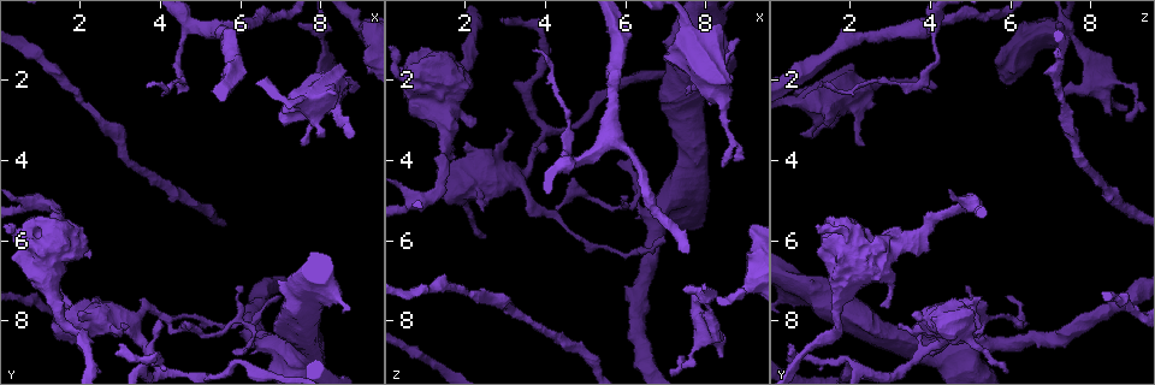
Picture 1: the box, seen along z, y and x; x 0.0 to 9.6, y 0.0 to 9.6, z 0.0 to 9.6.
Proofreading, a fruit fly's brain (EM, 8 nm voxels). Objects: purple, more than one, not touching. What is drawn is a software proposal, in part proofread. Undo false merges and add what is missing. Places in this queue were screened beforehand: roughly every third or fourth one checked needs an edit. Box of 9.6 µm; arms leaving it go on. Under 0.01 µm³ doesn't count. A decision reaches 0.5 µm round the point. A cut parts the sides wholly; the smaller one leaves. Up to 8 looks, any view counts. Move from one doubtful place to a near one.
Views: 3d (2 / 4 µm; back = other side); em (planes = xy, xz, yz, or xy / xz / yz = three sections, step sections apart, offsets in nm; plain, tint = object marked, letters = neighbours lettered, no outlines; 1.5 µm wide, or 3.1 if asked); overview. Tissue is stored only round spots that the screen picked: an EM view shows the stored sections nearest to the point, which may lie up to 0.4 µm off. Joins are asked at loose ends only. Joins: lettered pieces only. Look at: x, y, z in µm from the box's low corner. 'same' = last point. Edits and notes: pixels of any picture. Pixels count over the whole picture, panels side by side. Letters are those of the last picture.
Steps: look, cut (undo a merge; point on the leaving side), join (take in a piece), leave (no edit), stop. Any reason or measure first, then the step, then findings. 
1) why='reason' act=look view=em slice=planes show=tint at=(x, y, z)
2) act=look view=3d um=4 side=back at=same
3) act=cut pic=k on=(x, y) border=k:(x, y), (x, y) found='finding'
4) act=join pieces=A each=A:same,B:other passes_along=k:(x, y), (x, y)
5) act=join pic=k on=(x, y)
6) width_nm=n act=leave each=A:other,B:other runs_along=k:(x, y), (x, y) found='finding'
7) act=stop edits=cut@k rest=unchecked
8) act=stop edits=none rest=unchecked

why='abrupt turn' act=look view=em slice=planes show=letters at=(0.60, 5.85, 1.90)

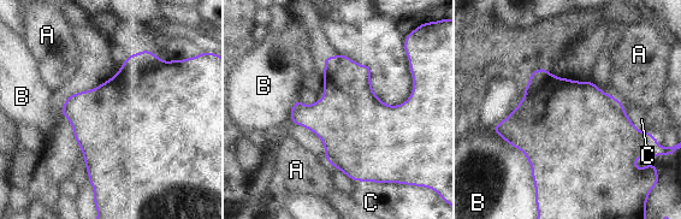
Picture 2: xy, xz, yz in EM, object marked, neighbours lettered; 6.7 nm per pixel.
act=leave each=A:other,B:other,C:other border=2:(491, 128), (526, 157), (536, 188) found='all the same neuron'

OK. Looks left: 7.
why='abrupt turn' act=look view=em slice=yz step=8 show=tint at=(3.90, 8.95, 0.75)

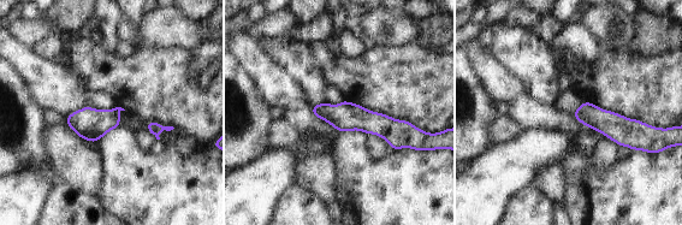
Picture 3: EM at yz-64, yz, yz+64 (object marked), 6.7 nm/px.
why='another direction' act=look view=em slice=planes show=tint at=same

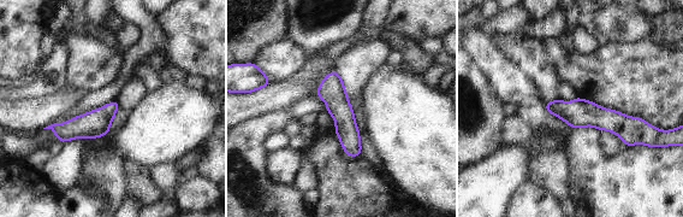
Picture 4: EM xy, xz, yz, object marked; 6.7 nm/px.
why='see the neighbours' act=look view=em slice=planes show=letters at=same

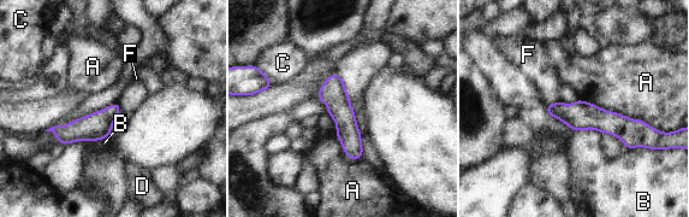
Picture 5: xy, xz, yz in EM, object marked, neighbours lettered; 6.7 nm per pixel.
act=leave each=A:other,B:other,C:other,D:other,F:other border=5:(574, 130), (597, 129), (601, 133) found='one neuron here'

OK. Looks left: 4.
why='abrupt turn' act=look view=3d um=4 side=back at=(4.15, 8.00, 5.35)

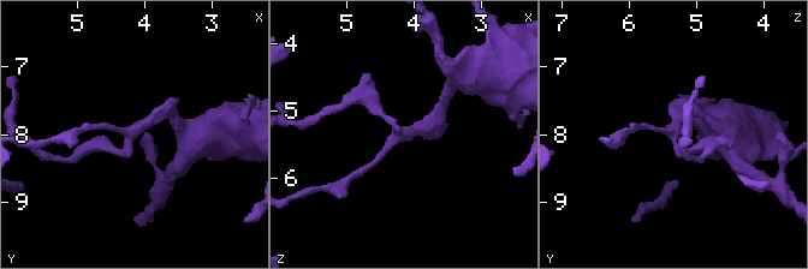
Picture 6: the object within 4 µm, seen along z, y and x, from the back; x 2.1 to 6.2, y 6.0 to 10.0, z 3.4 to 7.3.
arms=3 why='need the tissue' act=look view=em slice=xy step=8 show=plain at=(4.25, 8.05, 5.35)

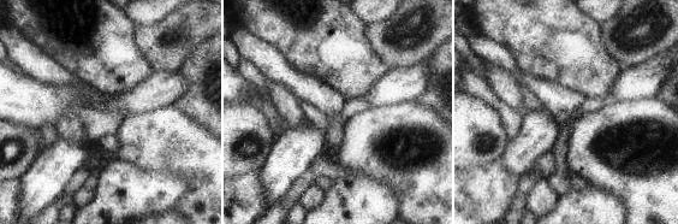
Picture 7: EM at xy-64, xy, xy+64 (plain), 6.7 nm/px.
why='see the neighbours' act=look view=em slice=xy step=8 show=letters at=same

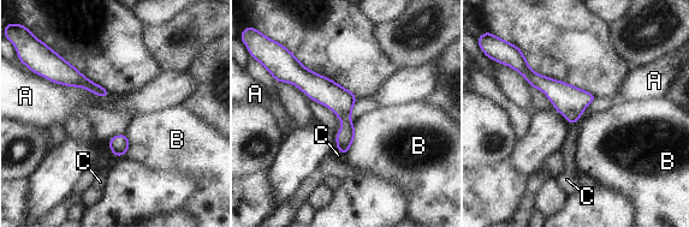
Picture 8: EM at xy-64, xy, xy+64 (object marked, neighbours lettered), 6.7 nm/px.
act=leave each=A:other,B:other,C:other found='all the same neuron'

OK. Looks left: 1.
act=stop edits=none rest=unchecked

